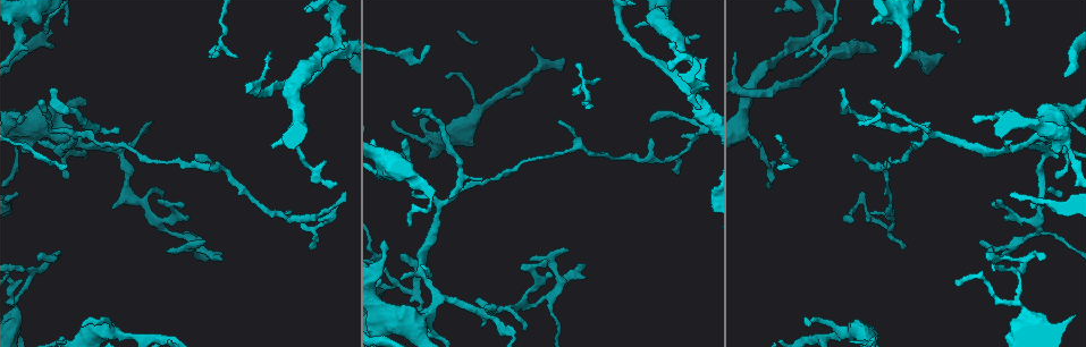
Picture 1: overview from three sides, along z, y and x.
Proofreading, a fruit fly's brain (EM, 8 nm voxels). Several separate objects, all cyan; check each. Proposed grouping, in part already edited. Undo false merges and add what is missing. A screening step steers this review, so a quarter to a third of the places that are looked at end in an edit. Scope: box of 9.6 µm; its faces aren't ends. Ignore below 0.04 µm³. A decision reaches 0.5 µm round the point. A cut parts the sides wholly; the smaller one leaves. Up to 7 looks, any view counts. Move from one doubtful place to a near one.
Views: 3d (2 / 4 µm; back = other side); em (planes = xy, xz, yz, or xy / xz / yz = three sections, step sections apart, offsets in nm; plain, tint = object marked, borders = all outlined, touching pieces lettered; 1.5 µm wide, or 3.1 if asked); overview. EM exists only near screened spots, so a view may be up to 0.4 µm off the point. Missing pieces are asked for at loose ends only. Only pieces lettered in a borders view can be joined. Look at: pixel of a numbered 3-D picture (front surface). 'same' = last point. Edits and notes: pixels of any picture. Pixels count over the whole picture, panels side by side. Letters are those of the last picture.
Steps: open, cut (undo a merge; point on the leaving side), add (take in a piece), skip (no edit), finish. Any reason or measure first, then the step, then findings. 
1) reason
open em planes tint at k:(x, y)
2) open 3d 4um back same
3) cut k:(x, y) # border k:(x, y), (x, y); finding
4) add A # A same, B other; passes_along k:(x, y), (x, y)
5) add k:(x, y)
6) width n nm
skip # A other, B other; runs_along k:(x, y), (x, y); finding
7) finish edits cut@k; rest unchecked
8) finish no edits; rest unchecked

free end
open 3d 4um at 1:(870, 214)

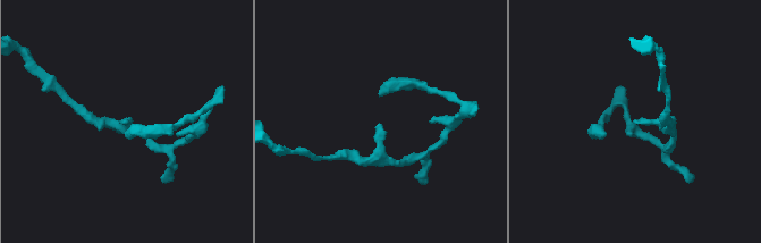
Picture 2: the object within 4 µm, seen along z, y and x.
need the tissue
open em xy step 4 tint at 2:(379, 127)

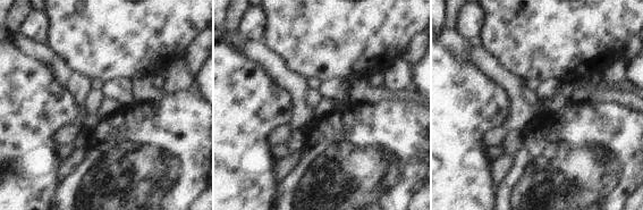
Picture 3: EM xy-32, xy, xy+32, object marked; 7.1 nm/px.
open em planes borders same

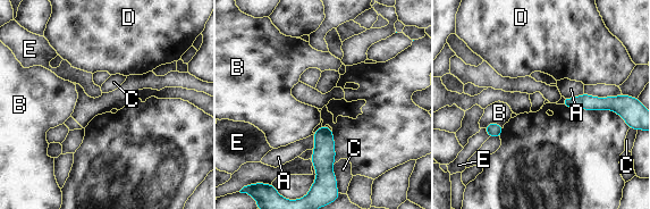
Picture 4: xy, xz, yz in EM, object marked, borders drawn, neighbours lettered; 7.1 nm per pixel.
skip # A other, B other, C other, D other, E other; border 4:(583, 92), (572, 98), (564, 98); no lettered piece goes on from it

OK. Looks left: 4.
sudden change in width
open em planes plain at 1:(687, 90)

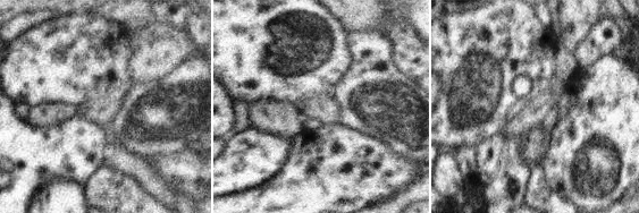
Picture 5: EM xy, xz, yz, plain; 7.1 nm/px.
open em planes borders same

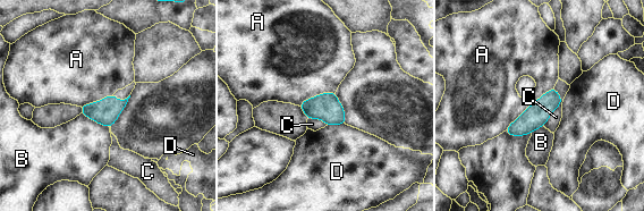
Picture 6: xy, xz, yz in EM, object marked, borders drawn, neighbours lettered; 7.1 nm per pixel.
width 170 nm
skip # A other, B other, C other, D other; border 6:(554, 86), (561, 103), (543, 125); all the same neuron

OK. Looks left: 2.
open em planes borders at 1:(481, 180)

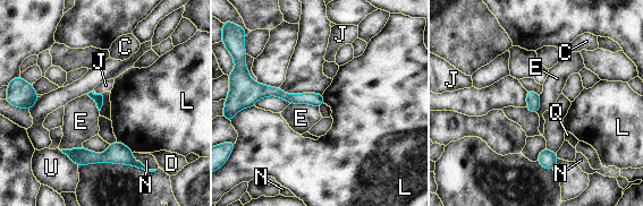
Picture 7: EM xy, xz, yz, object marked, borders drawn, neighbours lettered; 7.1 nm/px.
skip # C other, D other, E other, J other, L other, N other, Q other, U other; border 7:(290, 103), (307, 103), (319, 108); none of them fits

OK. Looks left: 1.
finish no edits; rest unchecked

